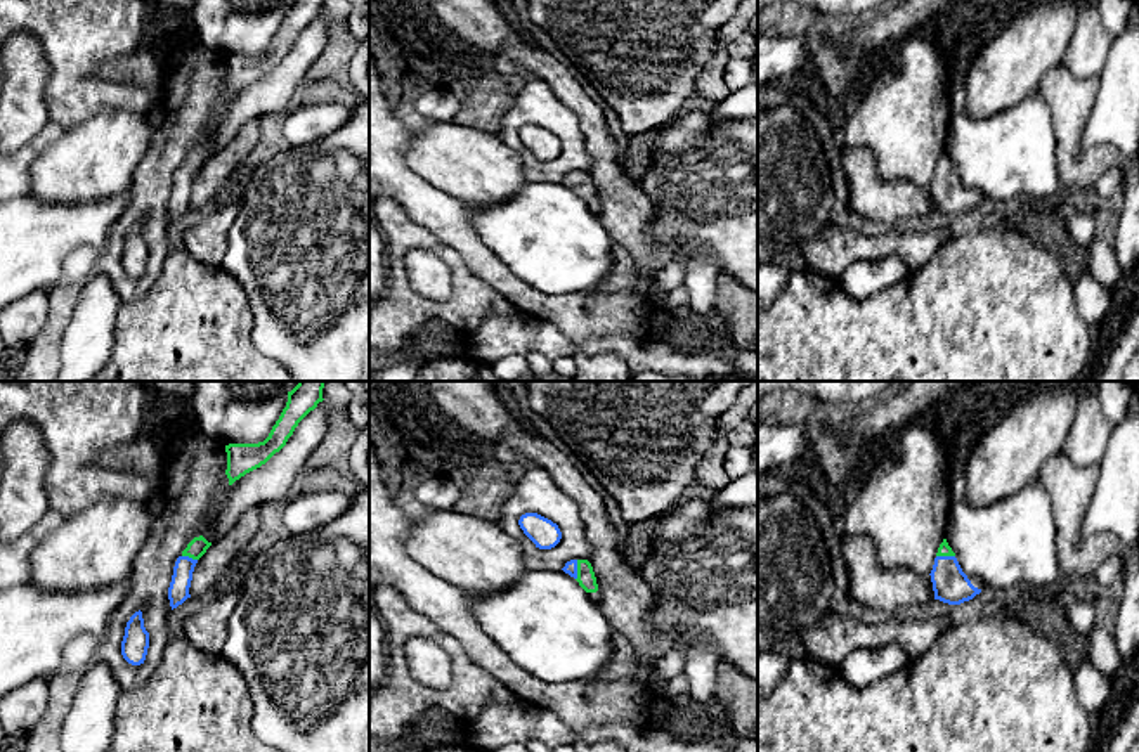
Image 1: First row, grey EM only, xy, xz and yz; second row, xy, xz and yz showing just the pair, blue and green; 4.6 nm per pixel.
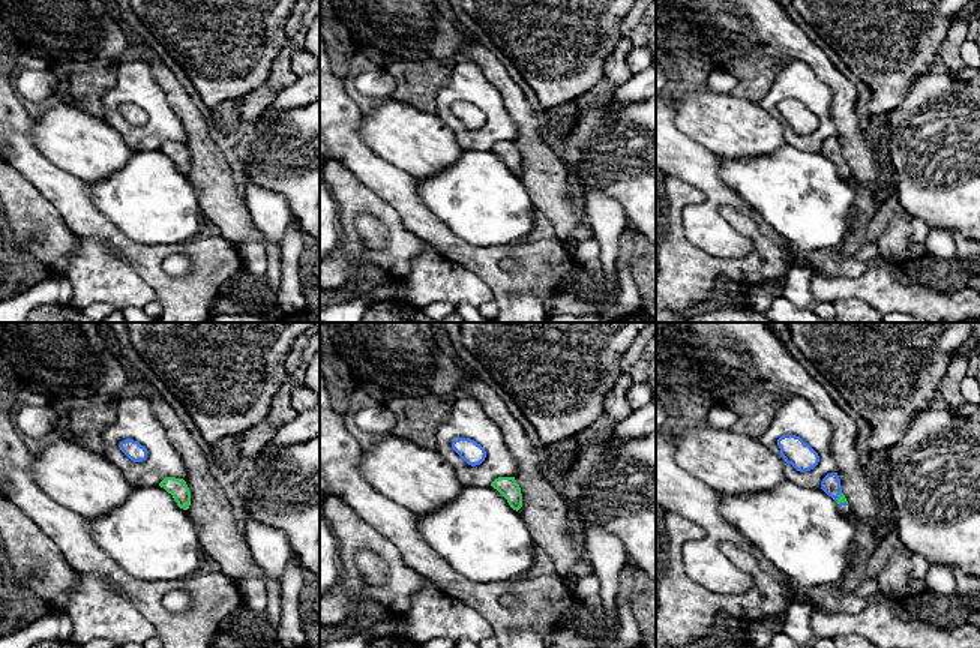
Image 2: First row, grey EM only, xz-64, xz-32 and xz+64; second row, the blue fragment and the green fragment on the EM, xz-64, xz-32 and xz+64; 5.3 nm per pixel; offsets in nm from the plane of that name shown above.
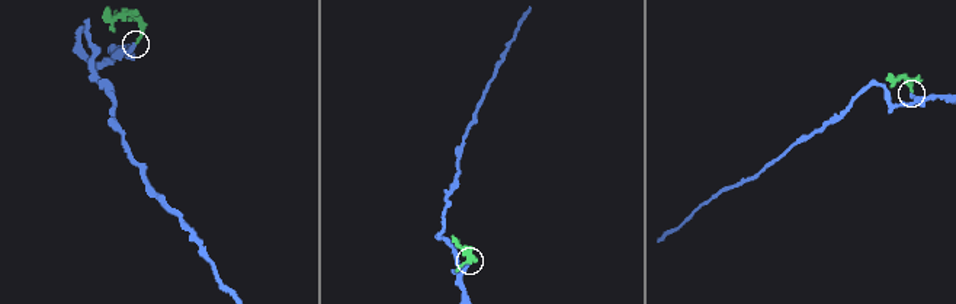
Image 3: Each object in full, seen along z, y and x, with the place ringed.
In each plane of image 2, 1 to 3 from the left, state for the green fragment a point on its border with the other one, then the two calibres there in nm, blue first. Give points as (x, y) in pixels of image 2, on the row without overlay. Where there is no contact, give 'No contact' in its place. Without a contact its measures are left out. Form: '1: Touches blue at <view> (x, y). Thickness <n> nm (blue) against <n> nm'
1: No contact
2: No contact
3: Touches blue at xz+64 (836, 165). Thickness 100 nm (blue) against 40 nm

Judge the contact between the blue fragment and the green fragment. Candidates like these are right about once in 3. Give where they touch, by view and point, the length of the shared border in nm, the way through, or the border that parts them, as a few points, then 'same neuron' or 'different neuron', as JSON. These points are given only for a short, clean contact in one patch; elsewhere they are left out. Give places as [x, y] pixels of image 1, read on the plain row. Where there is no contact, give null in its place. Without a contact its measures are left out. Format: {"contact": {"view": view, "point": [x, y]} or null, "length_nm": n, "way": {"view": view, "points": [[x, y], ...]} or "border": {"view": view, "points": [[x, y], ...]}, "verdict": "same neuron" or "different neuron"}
{"contact": {"view": "xz", "point": [576, 182]}, "length_nm": 100, "way": {"view": "xz", "points": [[571, 179], [576, 182], [586, 191]]}, "verdict": "same neuron"}

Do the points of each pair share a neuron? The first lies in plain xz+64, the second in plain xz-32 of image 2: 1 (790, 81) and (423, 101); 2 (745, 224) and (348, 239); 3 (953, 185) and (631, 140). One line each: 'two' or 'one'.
1: two
2: one
3: one

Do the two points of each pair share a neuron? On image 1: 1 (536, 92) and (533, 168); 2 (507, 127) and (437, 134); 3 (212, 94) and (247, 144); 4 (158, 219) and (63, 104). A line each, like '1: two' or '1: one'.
1: one
2: two
3: two
4: two

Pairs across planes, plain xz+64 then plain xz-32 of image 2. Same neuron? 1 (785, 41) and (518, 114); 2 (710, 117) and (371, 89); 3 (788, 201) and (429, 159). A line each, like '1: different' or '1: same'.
1: same
2: different
3: different

